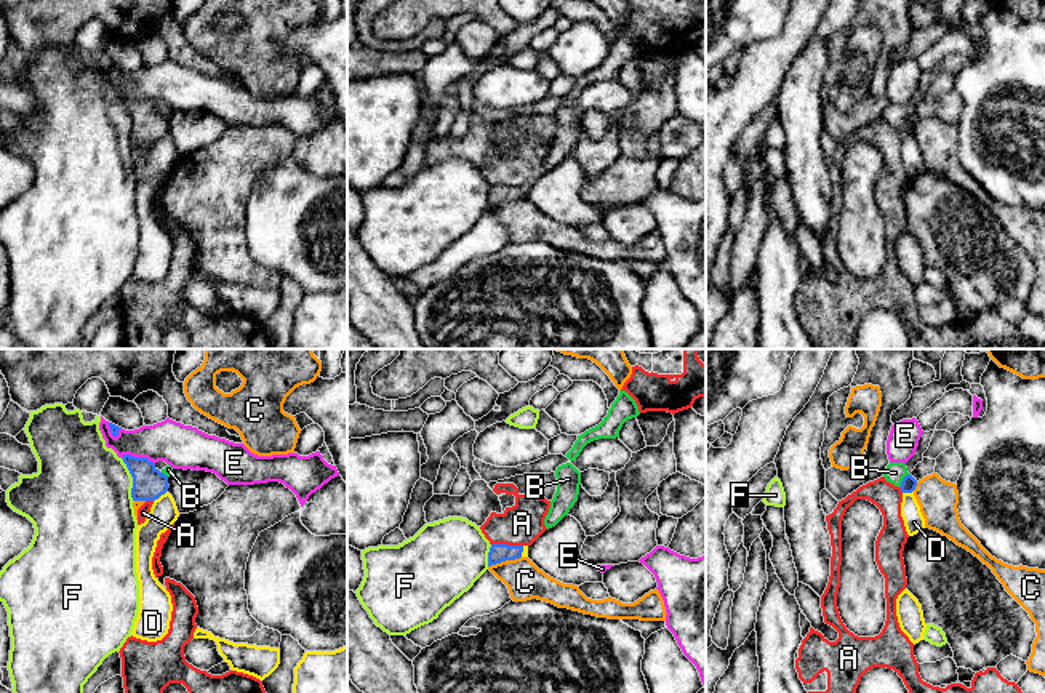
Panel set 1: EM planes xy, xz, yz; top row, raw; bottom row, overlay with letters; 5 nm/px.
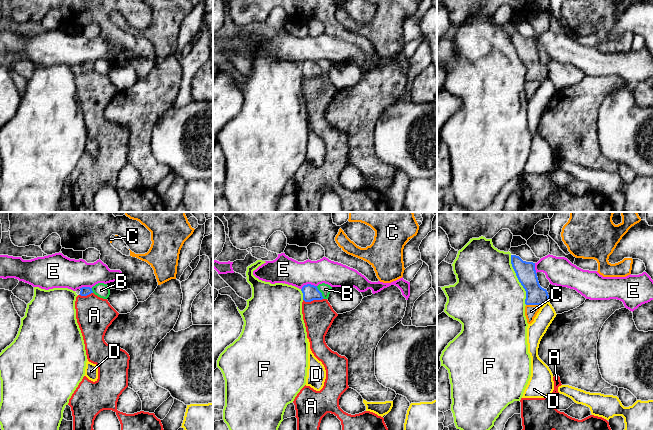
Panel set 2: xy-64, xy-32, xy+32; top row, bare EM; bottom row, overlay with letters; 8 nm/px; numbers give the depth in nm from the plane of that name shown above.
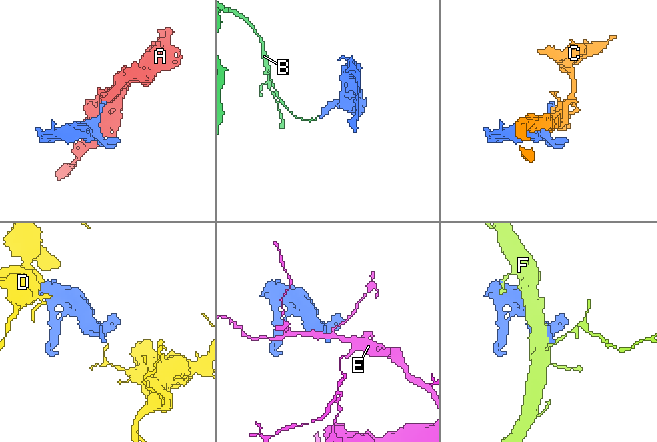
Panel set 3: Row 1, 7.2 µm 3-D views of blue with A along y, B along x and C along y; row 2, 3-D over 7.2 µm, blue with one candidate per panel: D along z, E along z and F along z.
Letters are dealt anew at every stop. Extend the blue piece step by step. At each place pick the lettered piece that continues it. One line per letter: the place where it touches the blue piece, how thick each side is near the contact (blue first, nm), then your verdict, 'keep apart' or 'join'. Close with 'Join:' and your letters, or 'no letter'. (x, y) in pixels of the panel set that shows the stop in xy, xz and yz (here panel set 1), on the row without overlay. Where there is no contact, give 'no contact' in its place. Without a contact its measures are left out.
A: meets blue in xz at (506, 186); 100 nm thick on the blue side, 200 nm on the other; keep apart
B: meets blue in yz at (903, 122); 80 nm thick on the blue side, 100 nm on the other; keep apart
C: meets blue in xz at (504, 202); 100 nm thick on the blue side, 190 nm on the other; keep apart
D: meets blue in xy at (160, 136); 170 nm thick on the blue side, 140 nm on the other; keep apart
E: meets blue in xy at (138, 100); 170 nm thick on the blue side, 220 nm on the other; keep apart
F: meets blue in xy at (133, 122); 170 nm thick on the blue side, 460 nm on the other; keep apart
Join: no letter

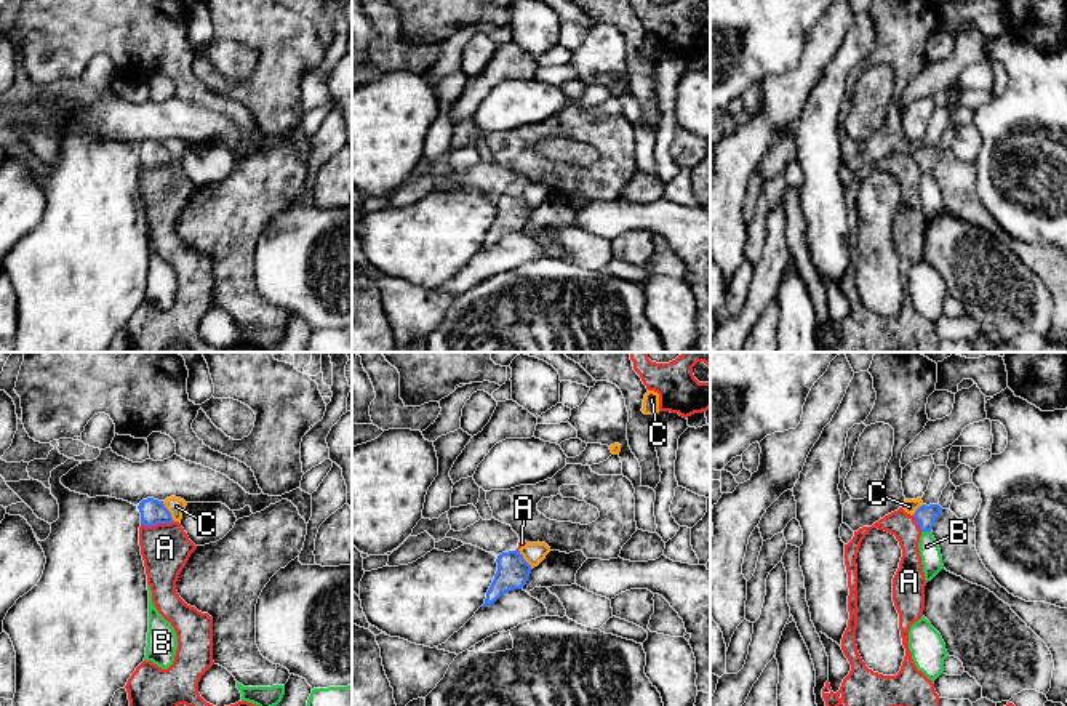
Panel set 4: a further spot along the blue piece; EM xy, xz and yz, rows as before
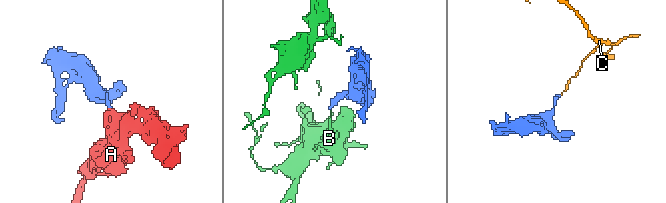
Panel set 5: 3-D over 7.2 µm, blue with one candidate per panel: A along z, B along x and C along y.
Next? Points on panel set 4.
A: meets blue in xy at (157, 164); 130 nm thick on the blue side, 260 nm on the other; keep apart
B: meets blue in yz at (927, 172); 110 nm thick on the blue side, 110 nm on the other; keep apart
C: meets blue in xy at (168, 152); 130 nm thick on the blue side, 90 nm on the other; keep apart
Join: no letter

